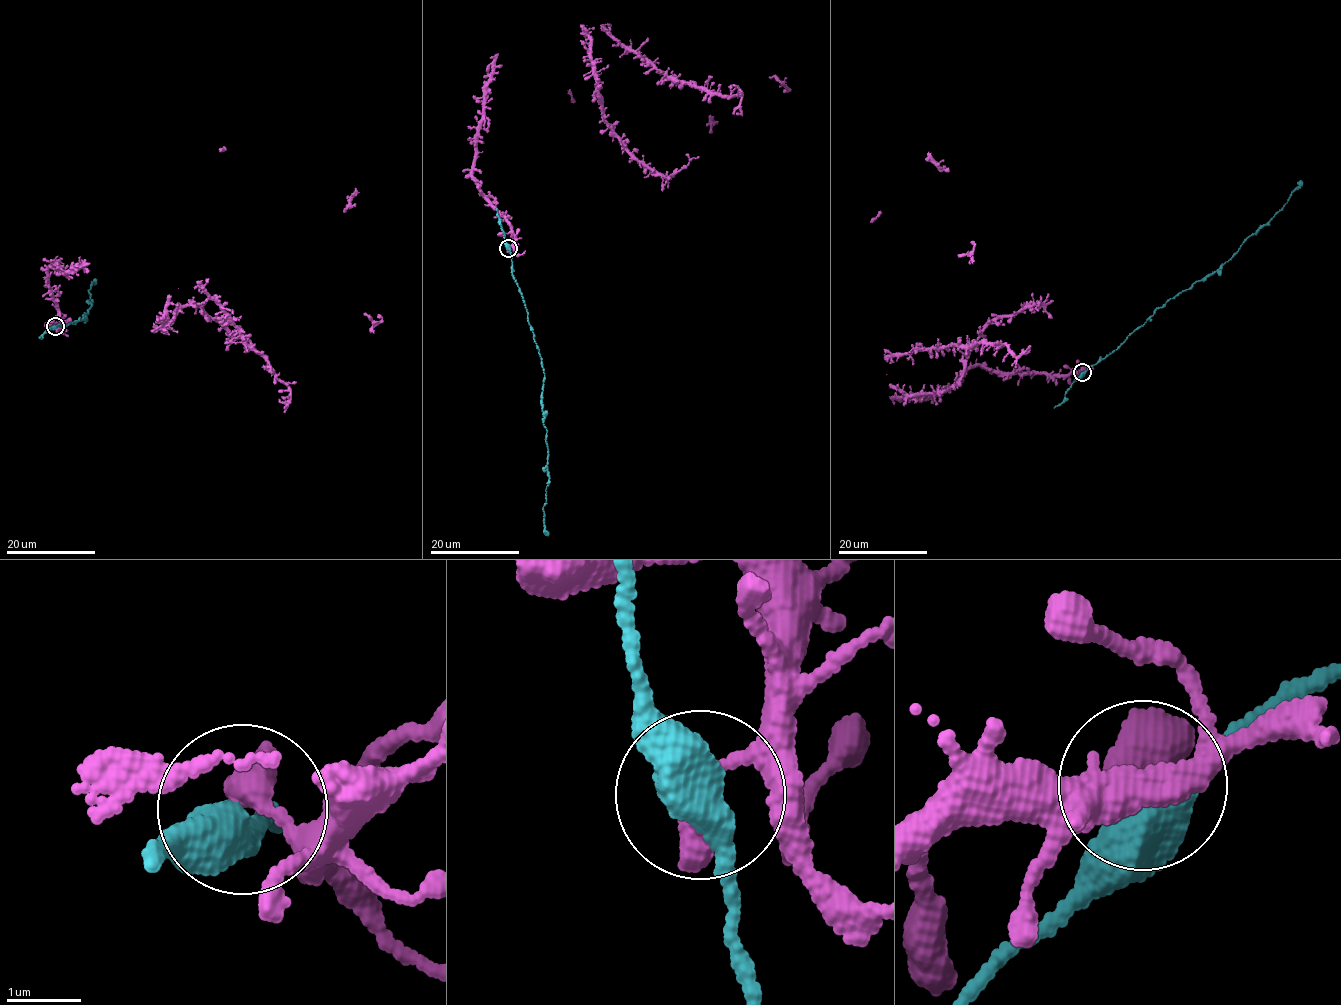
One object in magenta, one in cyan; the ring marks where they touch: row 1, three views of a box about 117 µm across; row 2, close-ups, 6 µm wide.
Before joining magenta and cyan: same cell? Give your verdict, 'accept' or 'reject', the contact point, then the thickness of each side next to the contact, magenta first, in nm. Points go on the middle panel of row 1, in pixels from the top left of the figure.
accept; place (508, 248); calibres 600 and 480 nm

